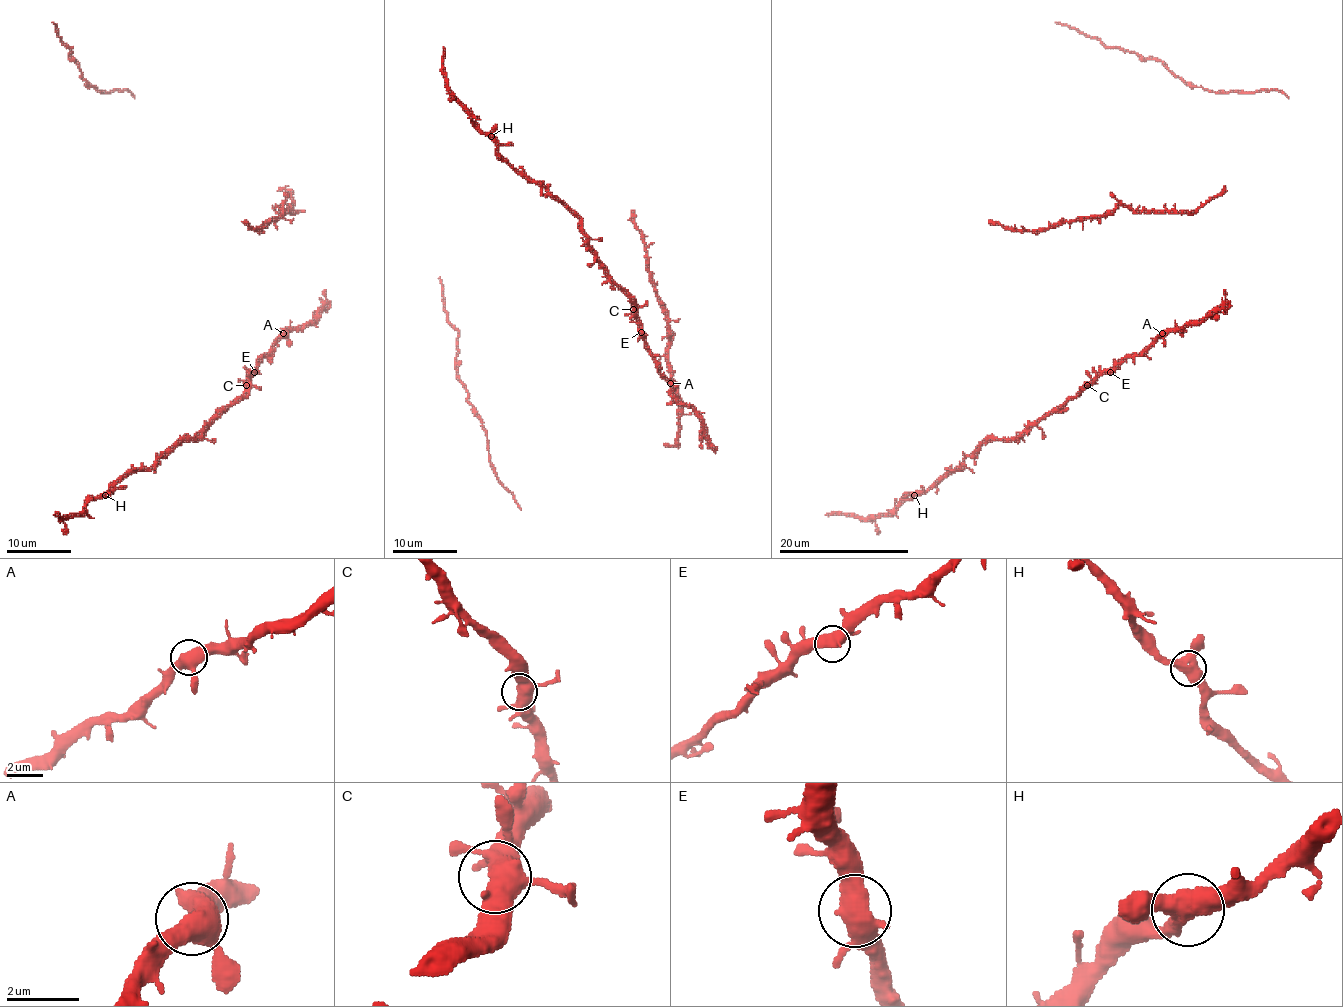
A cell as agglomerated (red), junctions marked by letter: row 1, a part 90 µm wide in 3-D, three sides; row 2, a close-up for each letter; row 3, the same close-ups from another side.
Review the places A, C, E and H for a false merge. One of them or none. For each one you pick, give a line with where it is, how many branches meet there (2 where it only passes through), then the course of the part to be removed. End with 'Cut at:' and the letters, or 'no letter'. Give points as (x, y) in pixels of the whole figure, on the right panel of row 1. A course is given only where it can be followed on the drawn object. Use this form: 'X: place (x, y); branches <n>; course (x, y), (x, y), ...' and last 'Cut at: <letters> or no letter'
Cut at: no letter

